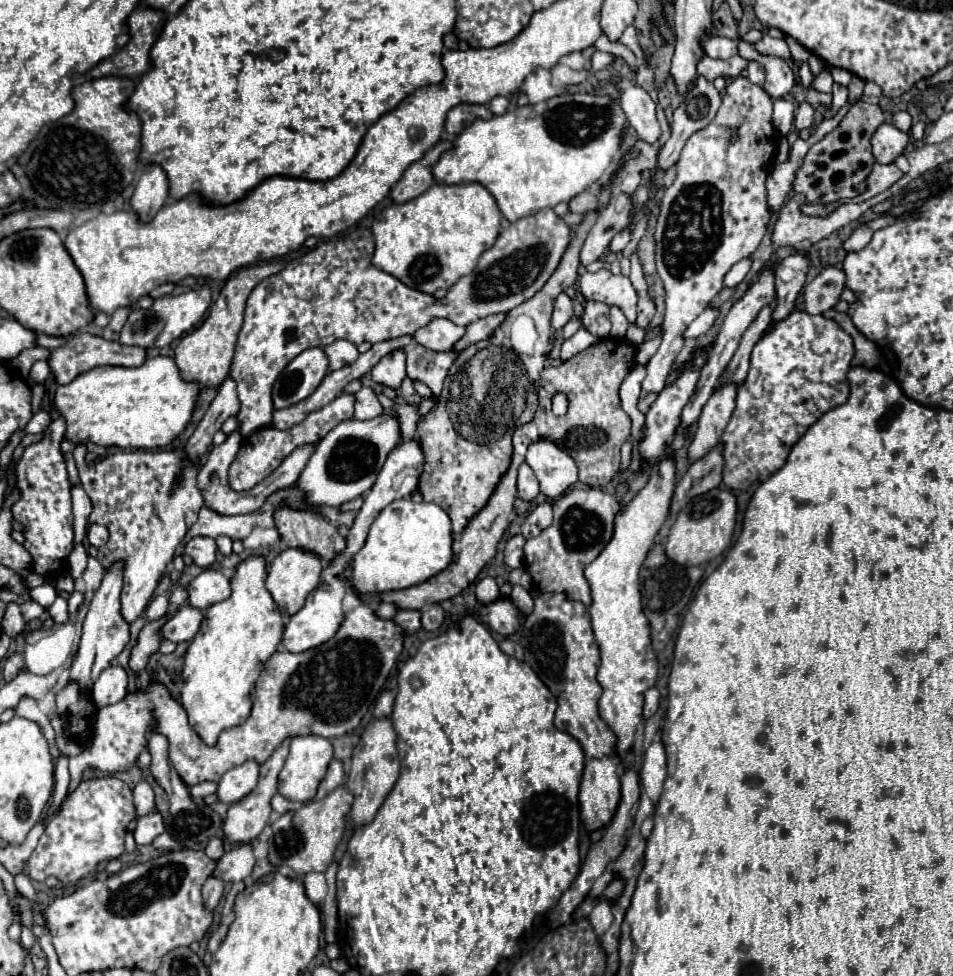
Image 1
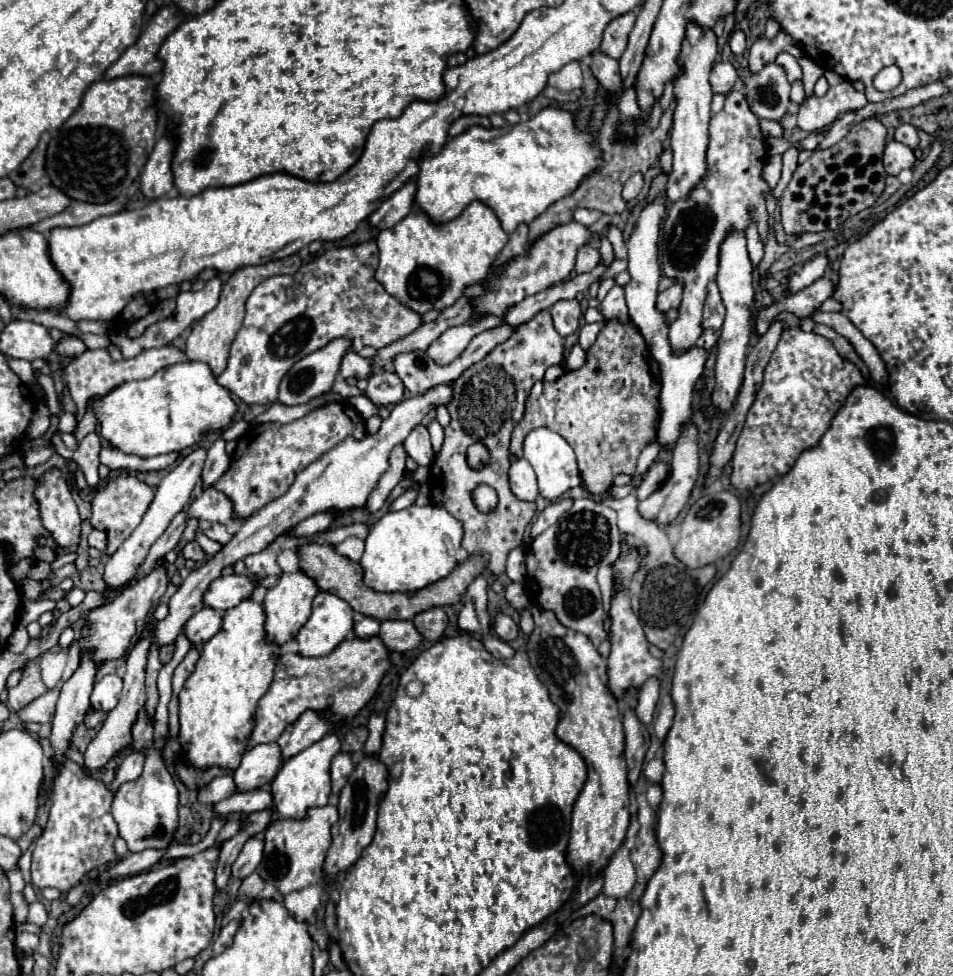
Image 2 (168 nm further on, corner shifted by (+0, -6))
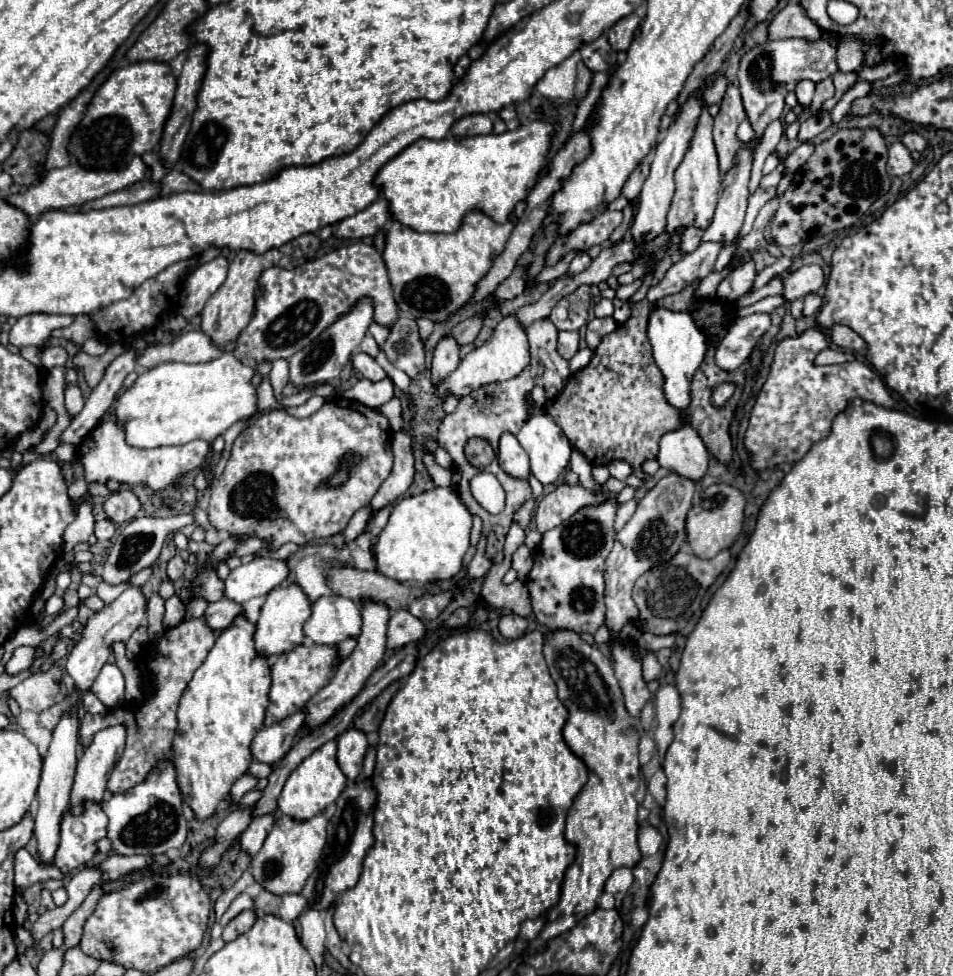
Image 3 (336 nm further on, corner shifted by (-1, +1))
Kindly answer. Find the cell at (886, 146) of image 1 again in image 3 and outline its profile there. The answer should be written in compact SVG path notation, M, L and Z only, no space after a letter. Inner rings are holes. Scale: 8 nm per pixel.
M896 142L890 146L890 158L888 158L888 174L890 176L906 176L910 174L914 166L914 160L910 158L908 148L902 142Z

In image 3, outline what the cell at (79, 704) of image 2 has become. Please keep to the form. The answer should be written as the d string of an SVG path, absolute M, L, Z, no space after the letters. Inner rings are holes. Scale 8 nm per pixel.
M70 708L70 712L62 716L62 720L58 722L52 734L52 744L44 758L42 776L38 784L38 812L36 812L34 836L38 840L38 858L44 866L52 866L54 854L60 844L60 822L70 802L72 780L76 774L76 752L78 752L78 718L76 718L76 710Z

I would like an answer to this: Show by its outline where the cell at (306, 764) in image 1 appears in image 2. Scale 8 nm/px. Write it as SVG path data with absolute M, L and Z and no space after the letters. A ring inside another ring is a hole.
M325 735L321 741L313 743L305 751L297 753L295 757L283 761L279 773L275 775L271 783L271 793L275 799L275 809L281 813L281 817L305 817L305 811L309 807L323 807L327 805L329 793L331 793L331 779L329 779L329 767L333 757L339 753L341 741L337 735Z

